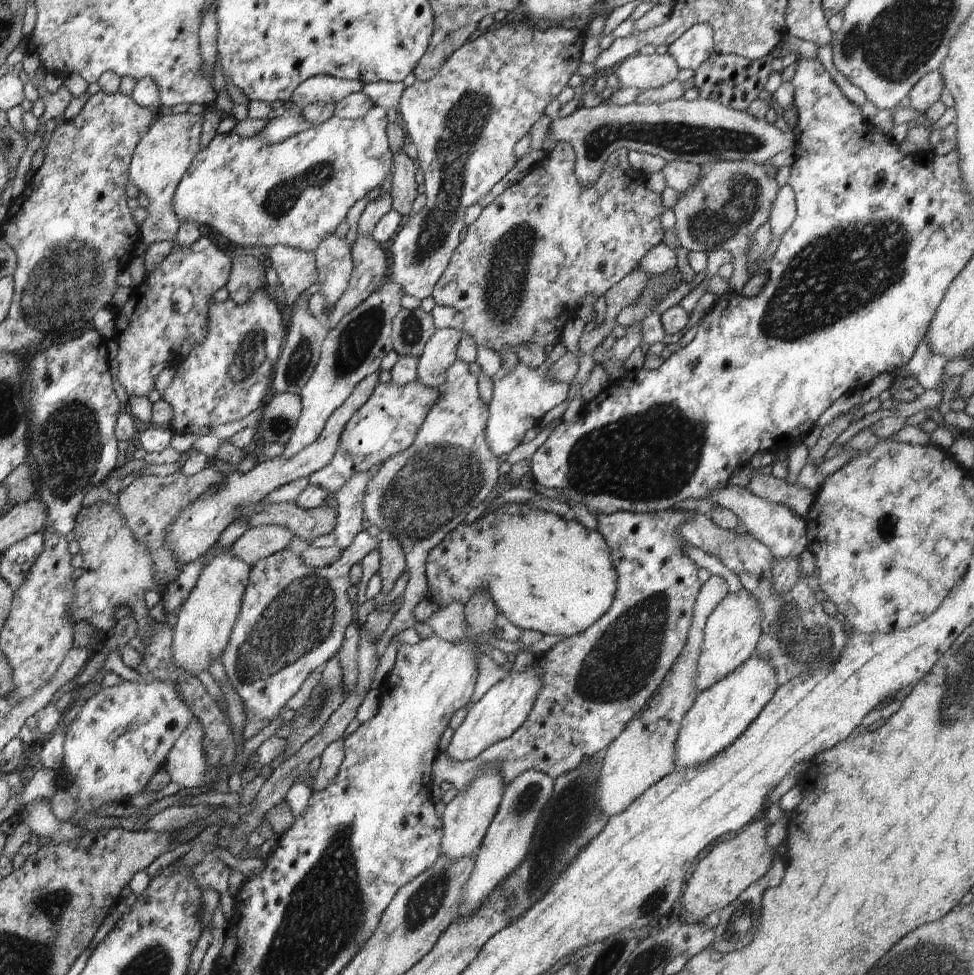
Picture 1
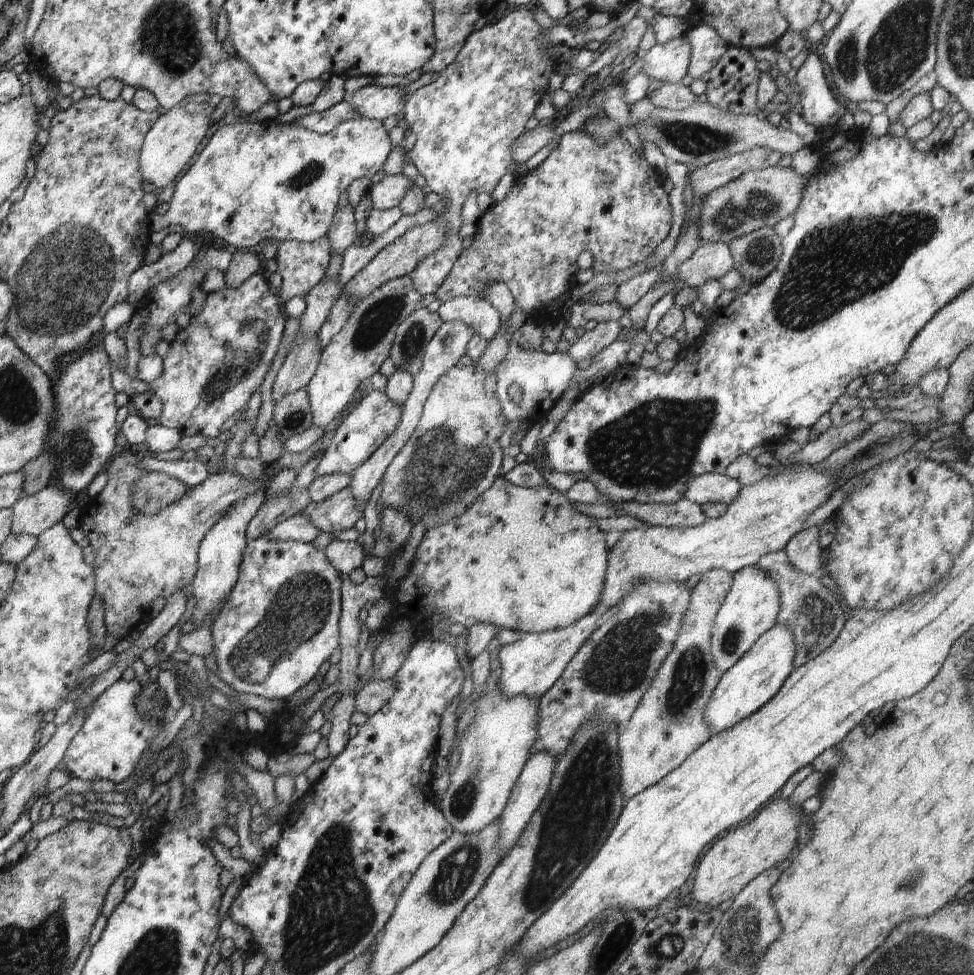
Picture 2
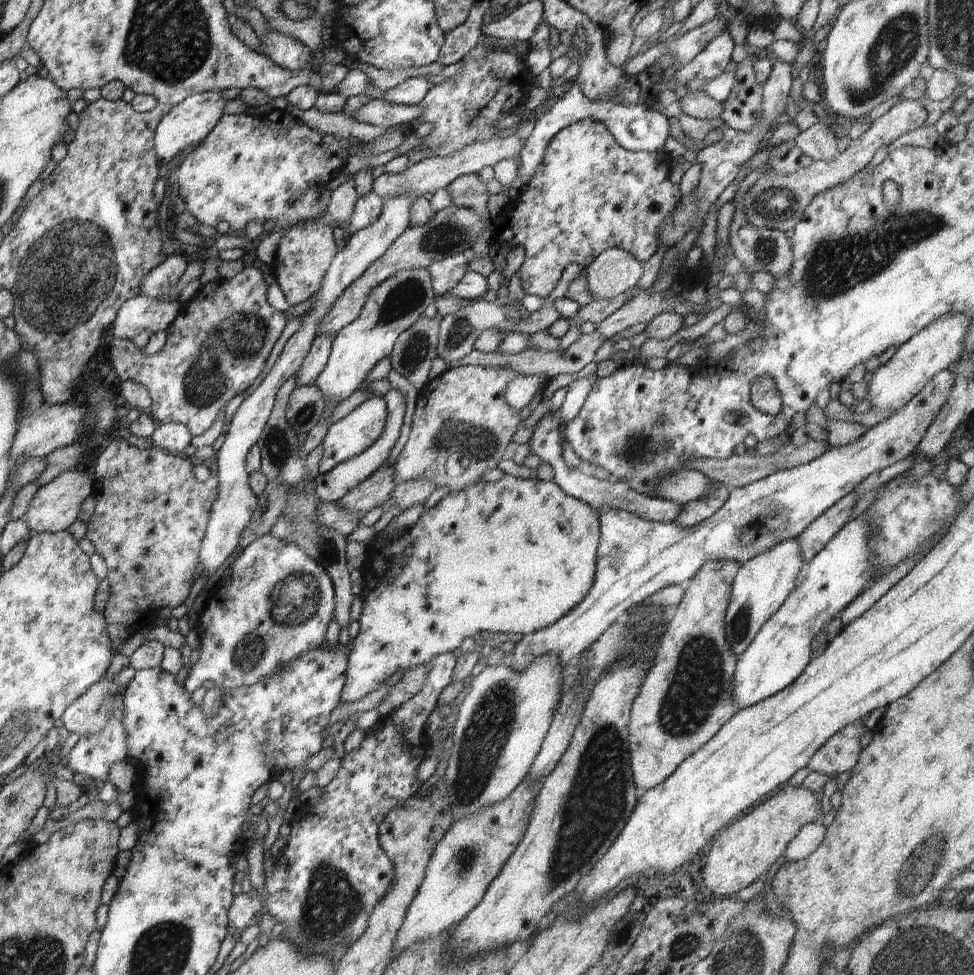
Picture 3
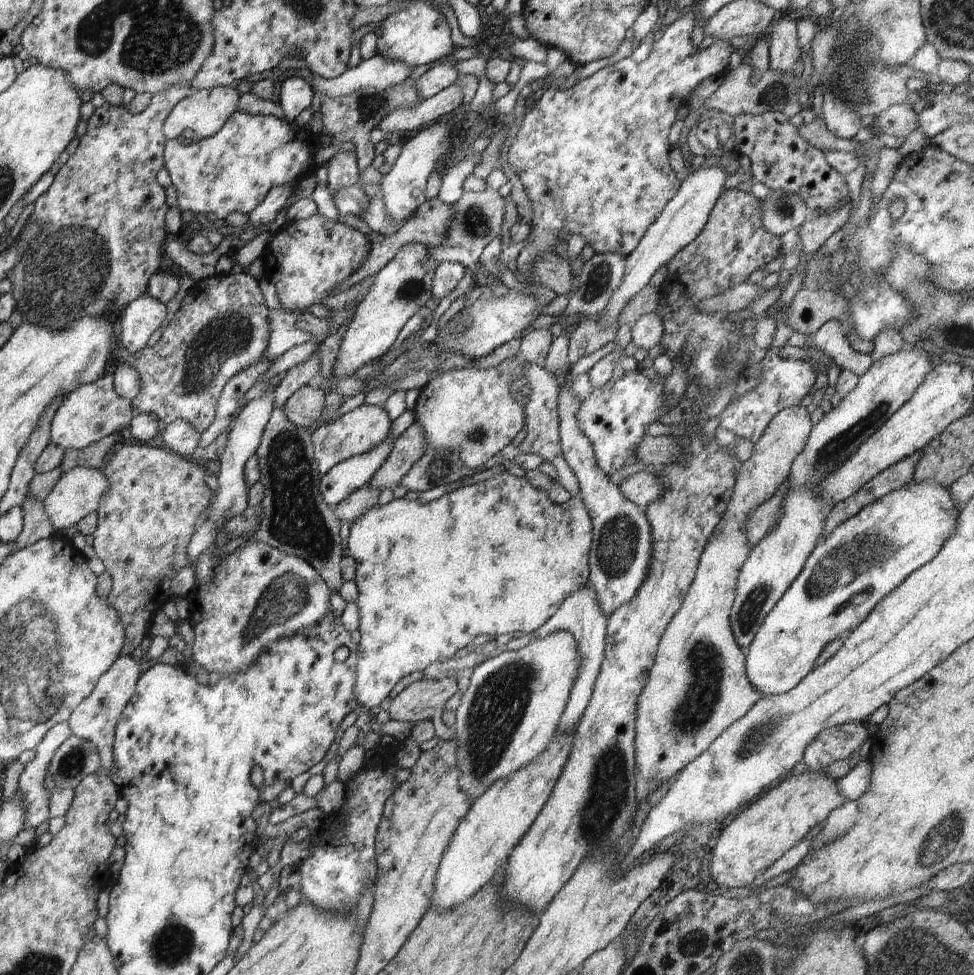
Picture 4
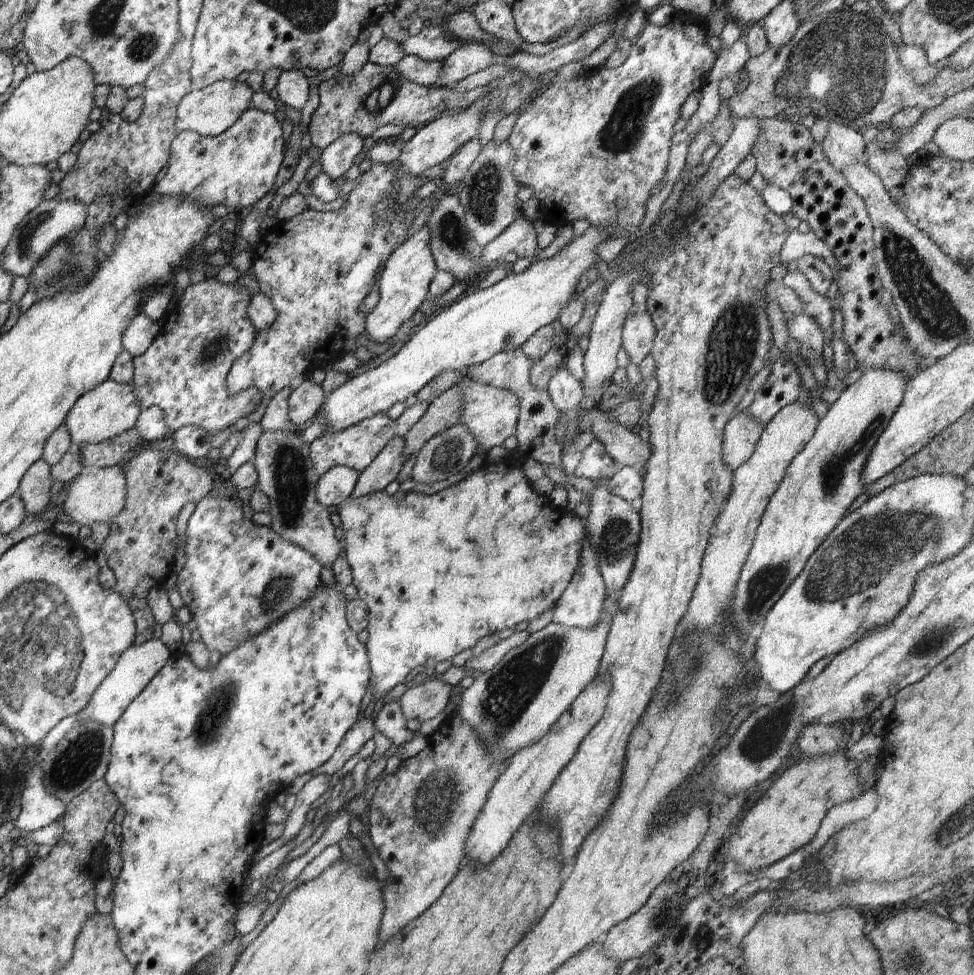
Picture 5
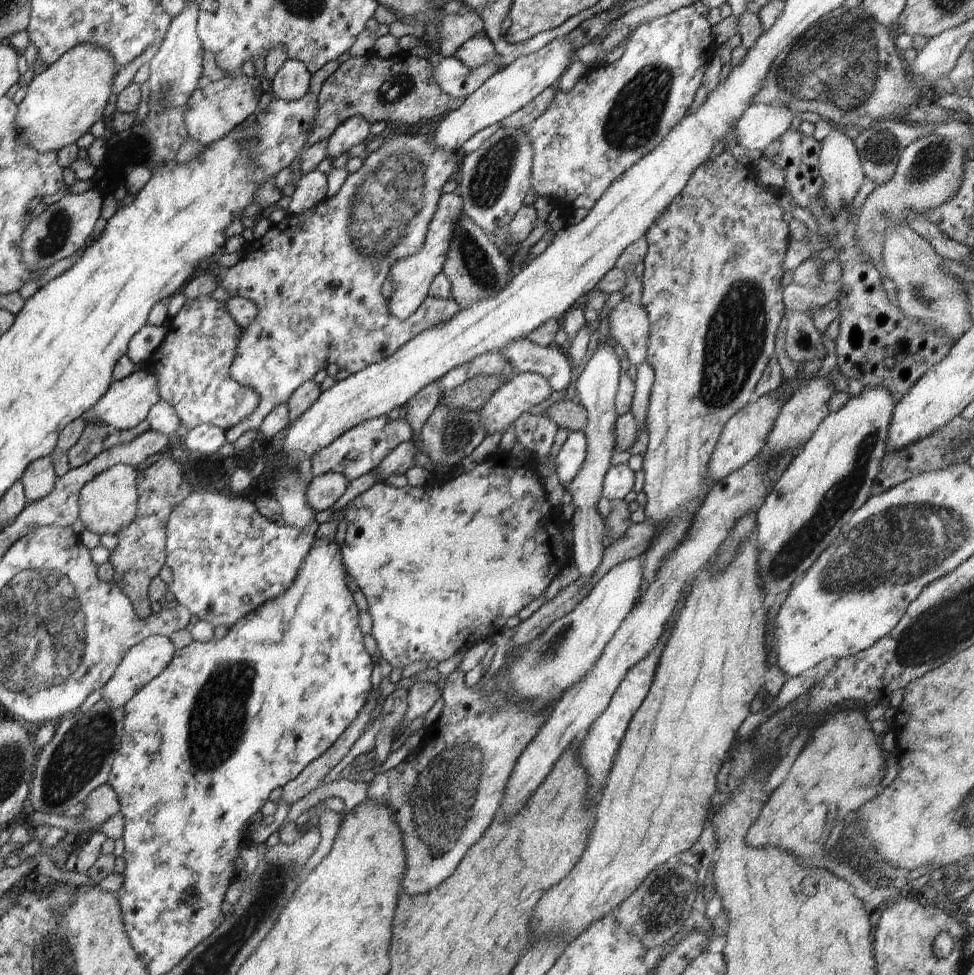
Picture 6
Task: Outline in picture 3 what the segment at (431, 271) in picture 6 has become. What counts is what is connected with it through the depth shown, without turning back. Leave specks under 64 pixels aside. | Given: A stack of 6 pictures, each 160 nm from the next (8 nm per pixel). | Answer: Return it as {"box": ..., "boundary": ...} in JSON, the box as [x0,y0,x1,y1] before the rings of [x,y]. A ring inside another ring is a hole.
{"box":[314,268,435,403],"boundary":[[[425,268],[399,270],[375,286],[370,291],[360,316],[335,334],[328,362],[314,382],[325,401],[334,398],[340,403],[360,389],[370,370],[382,358],[391,356],[398,336],[423,315],[435,297],[431,276]]]}

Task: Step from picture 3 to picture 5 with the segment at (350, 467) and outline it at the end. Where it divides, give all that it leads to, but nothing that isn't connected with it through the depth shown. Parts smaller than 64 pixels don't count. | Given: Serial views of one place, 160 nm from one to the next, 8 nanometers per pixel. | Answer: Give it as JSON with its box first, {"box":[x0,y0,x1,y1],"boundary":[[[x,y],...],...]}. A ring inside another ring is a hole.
{"box":[315,459,586,700],"boundary":[[[503,459],[499,463],[486,462],[461,481],[432,495],[402,490],[393,495],[388,495],[384,490],[361,497],[352,497],[351,494],[356,486],[358,477],[359,472],[350,467],[340,465],[331,468],[325,475],[319,477],[315,495],[322,506],[340,506],[342,528],[345,530],[343,554],[350,565],[353,585],[357,588],[357,595],[368,607],[369,623],[366,629],[369,632],[369,639],[366,646],[371,668],[368,694],[370,694],[372,700],[375,698],[379,700],[394,686],[402,684],[404,678],[414,668],[418,668],[418,666],[435,667],[436,664],[440,664],[444,660],[450,660],[450,658],[454,658],[456,654],[460,654],[464,650],[472,649],[483,636],[500,632],[504,628],[514,628],[516,624],[526,622],[526,620],[530,622],[530,620],[548,610],[550,606],[555,606],[555,602],[572,580],[574,571],[579,565],[583,540],[586,538],[584,520],[576,516],[570,516],[570,512],[565,509],[560,510],[560,508],[555,507],[551,503],[549,495],[537,493],[530,481],[524,476],[521,468],[508,465],[507,459]]]}

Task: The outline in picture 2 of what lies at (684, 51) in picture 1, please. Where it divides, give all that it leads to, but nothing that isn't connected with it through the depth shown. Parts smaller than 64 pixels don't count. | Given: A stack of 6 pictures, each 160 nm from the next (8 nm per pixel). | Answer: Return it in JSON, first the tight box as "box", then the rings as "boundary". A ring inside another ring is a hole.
{"box":[684,25,730,80],"boundary":[[[695,25],[689,28],[684,40],[690,46],[690,65],[687,75],[694,80],[702,79],[712,71],[716,62],[729,50],[730,46],[716,34],[714,28],[706,25]]]}

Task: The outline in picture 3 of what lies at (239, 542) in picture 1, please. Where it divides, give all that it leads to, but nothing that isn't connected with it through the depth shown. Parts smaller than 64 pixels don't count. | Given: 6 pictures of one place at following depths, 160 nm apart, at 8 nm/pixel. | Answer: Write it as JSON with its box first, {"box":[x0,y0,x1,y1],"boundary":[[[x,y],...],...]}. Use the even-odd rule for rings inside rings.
{"box":[317,502,364,537],"boundary":[[[337,502],[320,503],[317,508],[317,523],[341,532],[345,537],[354,532],[364,516],[339,507]]]}

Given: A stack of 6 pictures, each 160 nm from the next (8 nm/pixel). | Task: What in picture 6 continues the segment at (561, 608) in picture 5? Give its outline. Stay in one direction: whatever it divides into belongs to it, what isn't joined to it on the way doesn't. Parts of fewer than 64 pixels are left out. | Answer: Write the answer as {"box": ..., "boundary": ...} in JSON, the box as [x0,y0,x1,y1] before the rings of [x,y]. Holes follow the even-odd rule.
{"box":[565,343,621,585],"boundary":[[[598,343],[583,373],[576,380],[580,403],[587,410],[587,421],[581,430],[587,436],[587,455],[579,473],[565,489],[570,492],[574,503],[574,514],[568,521],[572,523],[573,530],[573,562],[585,585],[600,564],[605,549],[602,545],[602,538],[606,535],[605,522],[598,512],[598,500],[602,497],[603,480],[612,462],[612,454],[616,451],[615,422],[618,414],[614,407],[614,397],[618,392],[618,378],[621,374],[619,360],[613,347]]]}

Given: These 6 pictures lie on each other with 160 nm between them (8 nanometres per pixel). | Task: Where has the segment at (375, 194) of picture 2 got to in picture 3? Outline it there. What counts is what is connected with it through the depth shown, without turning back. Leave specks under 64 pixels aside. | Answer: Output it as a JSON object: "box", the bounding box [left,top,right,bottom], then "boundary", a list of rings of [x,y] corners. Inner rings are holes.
{"box":[372,135,525,199],"boundary":[[[512,135],[506,138],[492,138],[489,141],[480,141],[462,147],[460,150],[449,154],[448,156],[430,157],[419,163],[408,164],[408,168],[400,173],[383,173],[378,178],[373,179],[372,191],[383,199],[386,197],[405,195],[414,193],[415,196],[426,194],[426,192],[436,192],[440,188],[447,187],[454,183],[460,175],[469,175],[478,173],[484,166],[494,166],[497,162],[504,159],[514,160],[514,156],[519,155],[525,140],[520,140]]]}

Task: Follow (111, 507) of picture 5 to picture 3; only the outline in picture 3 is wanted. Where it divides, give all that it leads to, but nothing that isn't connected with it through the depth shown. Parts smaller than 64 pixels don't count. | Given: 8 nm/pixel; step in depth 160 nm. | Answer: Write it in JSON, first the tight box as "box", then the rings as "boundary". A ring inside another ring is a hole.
{"box":[22,469,93,533],"boundary":[[[77,469],[64,471],[54,480],[38,489],[22,519],[29,526],[32,533],[68,531],[68,528],[79,518],[82,503],[92,494],[93,479],[87,471],[78,471]]]}

